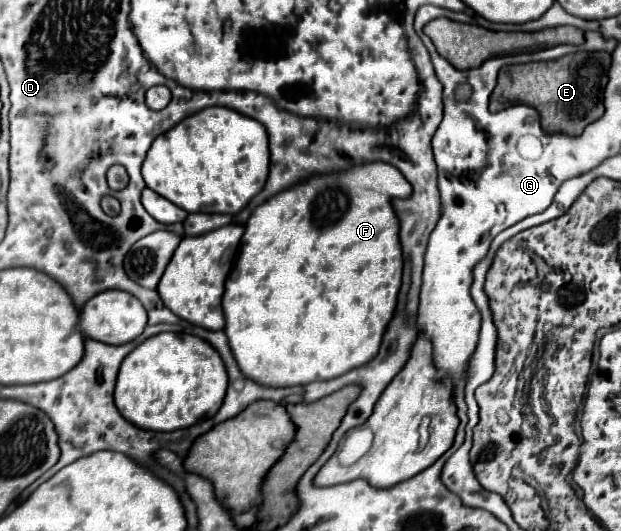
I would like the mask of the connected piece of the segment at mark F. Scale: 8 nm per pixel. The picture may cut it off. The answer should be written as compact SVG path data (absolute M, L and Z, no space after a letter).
M366 163L364 167L354 167L352 171L348 169L346 173L312 177L310 181L304 181L296 185L294 189L286 189L284 193L278 193L276 197L256 207L256 211L250 215L246 223L246 233L242 237L240 253L236 261L236 273L232 273L232 277L228 277L228 281L225 282L221 303L224 317L226 317L224 333L228 337L230 349L234 351L238 367L246 377L252 377L252 381L260 385L276 385L276 387L308 385L312 381L328 381L328 379L340 377L348 373L350 369L360 367L368 363L372 357L376 357L382 335L396 311L396 299L402 285L402 269L404 269L402 249L398 243L398 219L392 209L391 197L408 199L410 195L412 195L412 185L396 167L388 163Z

